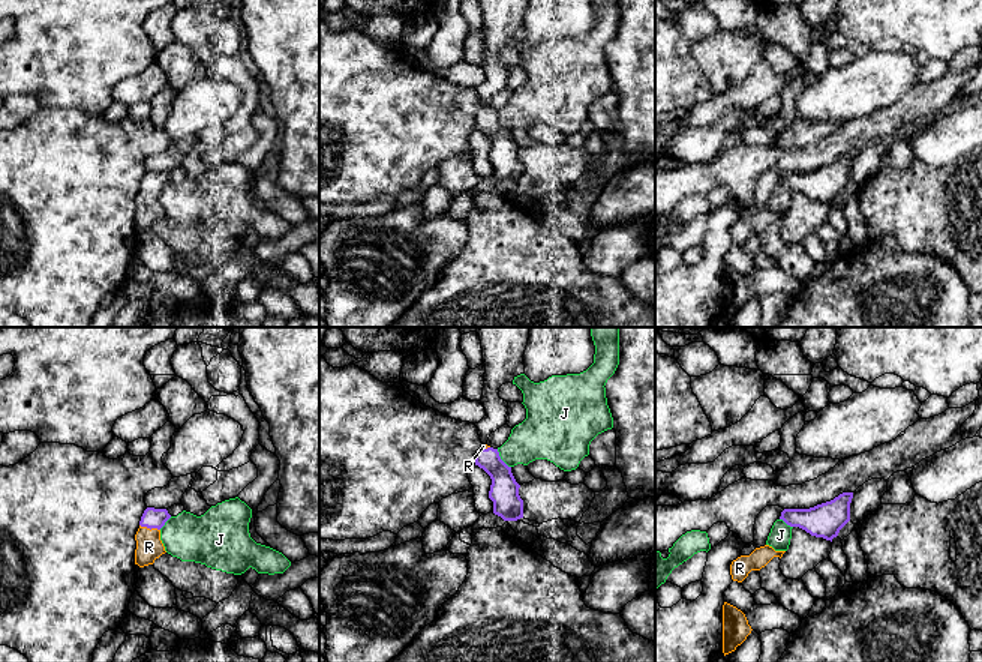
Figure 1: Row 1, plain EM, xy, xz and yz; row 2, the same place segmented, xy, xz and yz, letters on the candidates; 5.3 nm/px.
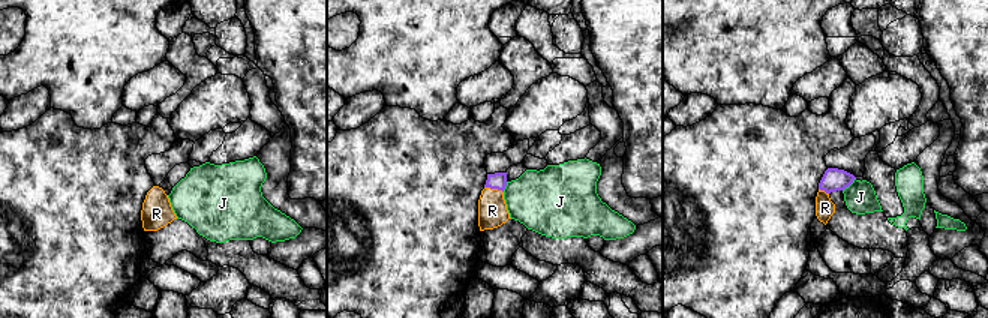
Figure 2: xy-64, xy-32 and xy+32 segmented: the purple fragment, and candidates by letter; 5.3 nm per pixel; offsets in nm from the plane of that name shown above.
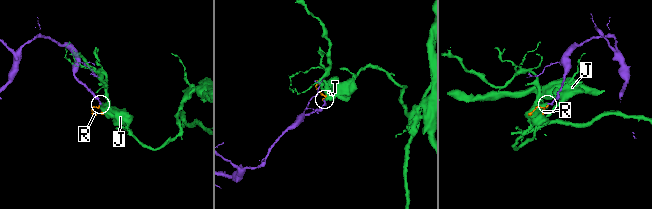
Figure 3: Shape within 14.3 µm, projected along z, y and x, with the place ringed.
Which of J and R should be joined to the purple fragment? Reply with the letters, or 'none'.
R

